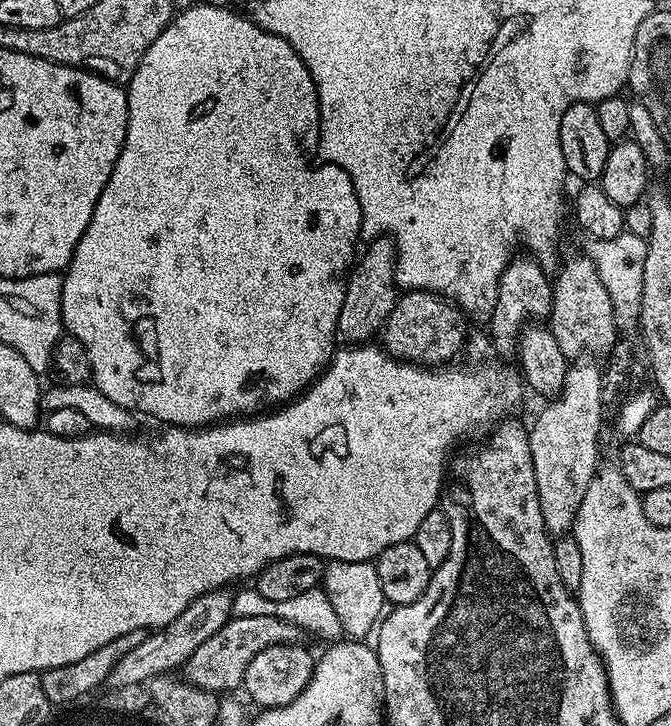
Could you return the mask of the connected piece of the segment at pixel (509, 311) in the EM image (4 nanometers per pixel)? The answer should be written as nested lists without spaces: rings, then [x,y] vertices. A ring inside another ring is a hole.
[[[513,258],[508,261],[506,270],[498,282],[496,305],[492,308],[492,344],[496,347],[497,357],[508,358],[517,351],[518,337],[521,328],[533,323],[543,321],[552,312],[552,280],[544,273],[544,268],[539,259],[519,260]]]

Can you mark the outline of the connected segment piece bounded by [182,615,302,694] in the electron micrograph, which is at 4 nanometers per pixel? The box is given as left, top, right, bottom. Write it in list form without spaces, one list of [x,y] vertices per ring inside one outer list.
[[[259,615],[258,617],[236,617],[226,622],[218,634],[206,638],[194,654],[184,663],[182,669],[183,679],[188,683],[198,686],[207,692],[217,694],[232,694],[239,689],[244,682],[246,666],[258,658],[262,650],[266,650],[275,644],[300,644],[302,633],[298,626],[294,626],[285,620],[279,620],[274,617]]]

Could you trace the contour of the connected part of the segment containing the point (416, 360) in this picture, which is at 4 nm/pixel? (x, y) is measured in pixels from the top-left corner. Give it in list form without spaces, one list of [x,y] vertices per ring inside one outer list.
[[[405,291],[390,310],[390,318],[382,333],[382,347],[396,360],[421,366],[444,366],[464,348],[468,324],[463,312],[435,292]]]

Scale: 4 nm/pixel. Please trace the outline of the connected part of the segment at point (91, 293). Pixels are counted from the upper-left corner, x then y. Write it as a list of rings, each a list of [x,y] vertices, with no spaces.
[[[197,2],[194,6],[177,11],[173,15],[172,23],[150,42],[146,54],[142,54],[142,62],[134,70],[134,74],[126,81],[128,94],[128,133],[124,139],[124,149],[114,162],[114,170],[98,198],[98,206],[94,206],[94,214],[90,218],[90,226],[82,234],[78,246],[72,255],[72,261],[68,264],[62,279],[62,322],[64,332],[69,336],[78,338],[82,346],[86,346],[86,354],[90,354],[90,366],[92,367],[91,383],[96,385],[110,402],[118,402],[118,406],[126,406],[131,412],[139,412],[145,417],[153,416],[161,420],[161,425],[175,426],[177,428],[203,428],[217,422],[227,421],[229,418],[247,418],[271,409],[273,406],[283,406],[289,400],[295,400],[325,368],[331,360],[334,349],[338,344],[338,314],[342,314],[342,298],[344,297],[344,284],[348,281],[348,273],[357,255],[356,239],[361,239],[360,223],[362,222],[362,210],[358,206],[358,194],[354,190],[354,182],[342,170],[333,164],[317,163],[317,168],[311,168],[308,163],[312,156],[317,155],[320,147],[320,103],[316,93],[314,78],[310,78],[310,70],[302,62],[302,58],[286,42],[286,38],[278,38],[278,34],[270,34],[257,26],[256,21],[244,16],[240,12],[231,12],[228,8],[219,8],[216,4],[204,4]]]

